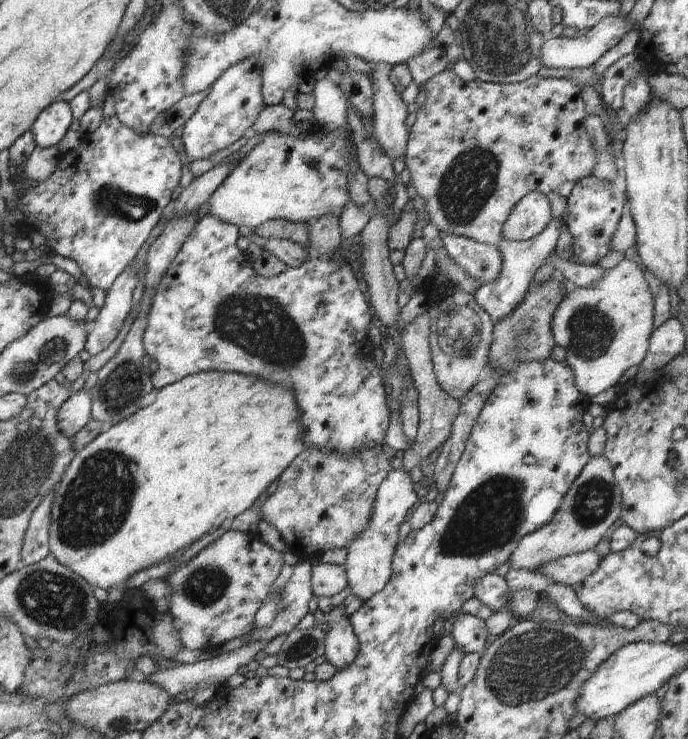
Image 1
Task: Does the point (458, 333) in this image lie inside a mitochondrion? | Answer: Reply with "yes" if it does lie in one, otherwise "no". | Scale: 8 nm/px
yes

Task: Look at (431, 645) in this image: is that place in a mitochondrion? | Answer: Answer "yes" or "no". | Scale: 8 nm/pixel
no

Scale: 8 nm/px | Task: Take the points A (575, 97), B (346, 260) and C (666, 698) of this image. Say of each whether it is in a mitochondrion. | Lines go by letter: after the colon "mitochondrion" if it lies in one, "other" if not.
A: other
B: other
C: other

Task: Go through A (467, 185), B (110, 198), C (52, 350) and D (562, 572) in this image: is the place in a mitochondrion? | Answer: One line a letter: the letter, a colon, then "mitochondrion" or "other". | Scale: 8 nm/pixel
A: mitochondrion
B: mitochondrion
C: mitochondrion
D: other

